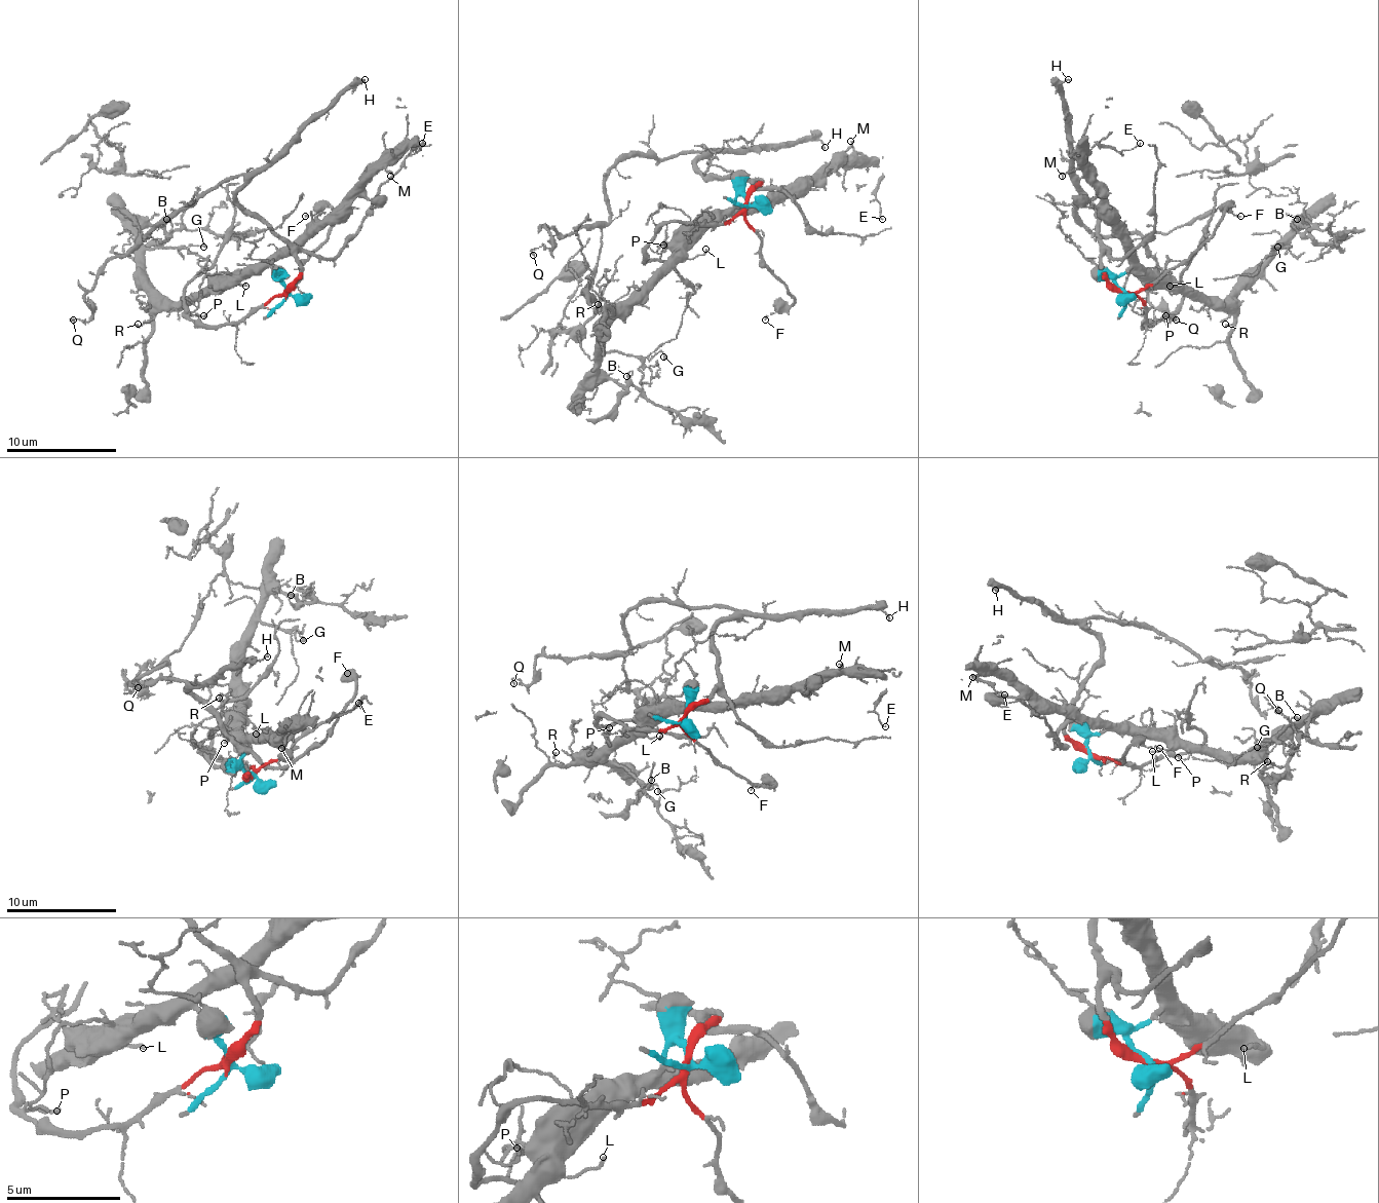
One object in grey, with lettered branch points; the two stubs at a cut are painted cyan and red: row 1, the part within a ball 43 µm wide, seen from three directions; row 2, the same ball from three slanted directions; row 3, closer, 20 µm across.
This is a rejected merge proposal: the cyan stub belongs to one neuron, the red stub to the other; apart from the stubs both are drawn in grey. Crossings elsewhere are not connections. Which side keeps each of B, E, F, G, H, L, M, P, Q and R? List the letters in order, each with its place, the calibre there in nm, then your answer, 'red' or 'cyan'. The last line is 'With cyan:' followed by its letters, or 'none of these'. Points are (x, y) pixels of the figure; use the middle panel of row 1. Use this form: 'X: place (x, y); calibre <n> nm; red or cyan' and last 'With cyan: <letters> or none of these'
B: place (626, 376); calibre 110 nm; cyan
E: place (882, 219); calibre 90 nm; cyan
F: place (765, 320); calibre 90 nm; red
G: place (663, 356); calibre 110 nm; cyan
H: place (825, 147); calibre 120 nm; red
L: place (705, 249); calibre 100 nm; cyan
M: place (850, 141); calibre 120 nm; cyan
P: place (663, 245); calibre 110 nm; red
Q: place (533, 255); calibre 120 nm; red
R: place (598, 304); calibre 110 nm; cyan
With cyan: B, E, G, L, M, R

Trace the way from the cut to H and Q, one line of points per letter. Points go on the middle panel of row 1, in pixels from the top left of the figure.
H: (748, 202), (759, 181), (709, 178), (695, 164), (715, 150), (789, 147), (803, 139), (819, 139), (825, 147)
Q: (748, 202), (759, 181), (709, 178), (697, 153), (625, 156), (607, 222), (545, 228), (532, 256)

